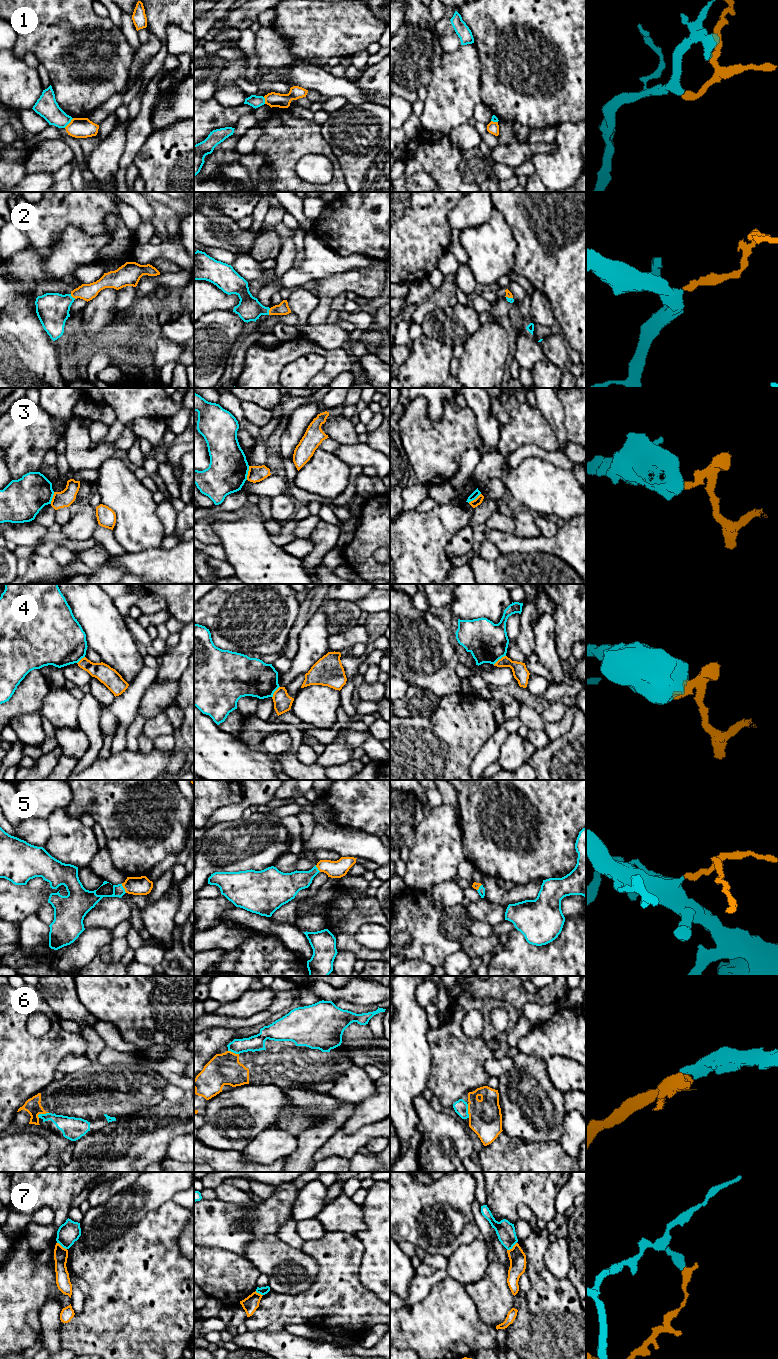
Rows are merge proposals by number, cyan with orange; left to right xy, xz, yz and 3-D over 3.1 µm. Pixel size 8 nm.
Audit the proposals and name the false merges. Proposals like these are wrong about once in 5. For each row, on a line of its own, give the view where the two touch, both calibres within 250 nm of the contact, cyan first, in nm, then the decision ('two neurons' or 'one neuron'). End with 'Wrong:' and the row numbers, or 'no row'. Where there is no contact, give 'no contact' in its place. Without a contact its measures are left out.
1: meets cyan in xy; 180 nm thick on the cyan side, 160 nm on the other; two neurons
2: meets cyan in xz; 190 nm thick on the cyan side, 100 nm on the other; one neuron
3: meets cyan in xz; 320 nm thick on the cyan side, 130 nm on the other; two neurons
4: meets cyan in yz; 320 nm thick on the cyan side, 120 nm on the other; two neurons
5: meets cyan in xy; 100 nm thick on the cyan side, 150 nm on the other; one neuron
6: meets cyan in yz; 110 nm thick on the cyan side, 280 nm on the other; one neuron
7: meets cyan in yz; 150 nm thick on the cyan side, 140 nm on the other; two neurons
Wrong: 1, 3, 4, 7

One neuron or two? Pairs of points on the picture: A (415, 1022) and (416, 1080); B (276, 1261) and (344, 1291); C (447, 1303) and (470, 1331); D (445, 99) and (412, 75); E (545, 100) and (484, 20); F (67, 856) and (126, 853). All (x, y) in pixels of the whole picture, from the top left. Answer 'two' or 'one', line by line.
A: one
B: two
C: one
D: two
E: one
F: two

